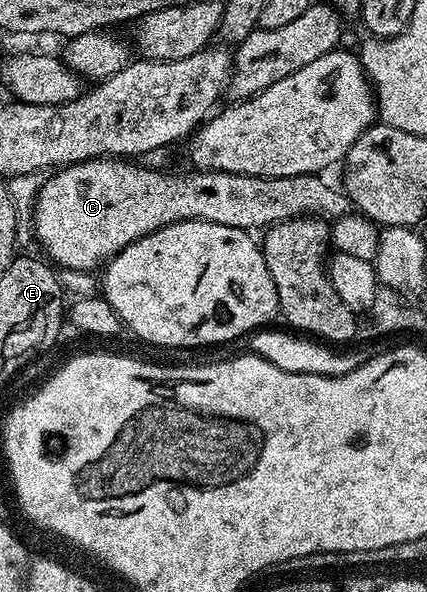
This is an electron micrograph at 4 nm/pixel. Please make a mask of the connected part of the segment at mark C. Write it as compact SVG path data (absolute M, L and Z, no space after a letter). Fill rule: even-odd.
M112 156L87 158L84 162L61 165L49 173L52 175L48 174L43 179L33 212L35 241L44 245L45 252L49 254L47 257L57 267L95 271L96 265L99 267L142 235L187 218L201 218L214 224L226 224L230 228L256 232L256 229L259 231L273 226L275 222L285 222L288 218L319 216L325 220L335 220L350 210L349 197L345 191L340 188L335 190L320 174L259 178L195 168L188 168L185 174L167 174L164 170L151 170L148 166L135 166L132 162L135 161L117 160Z

